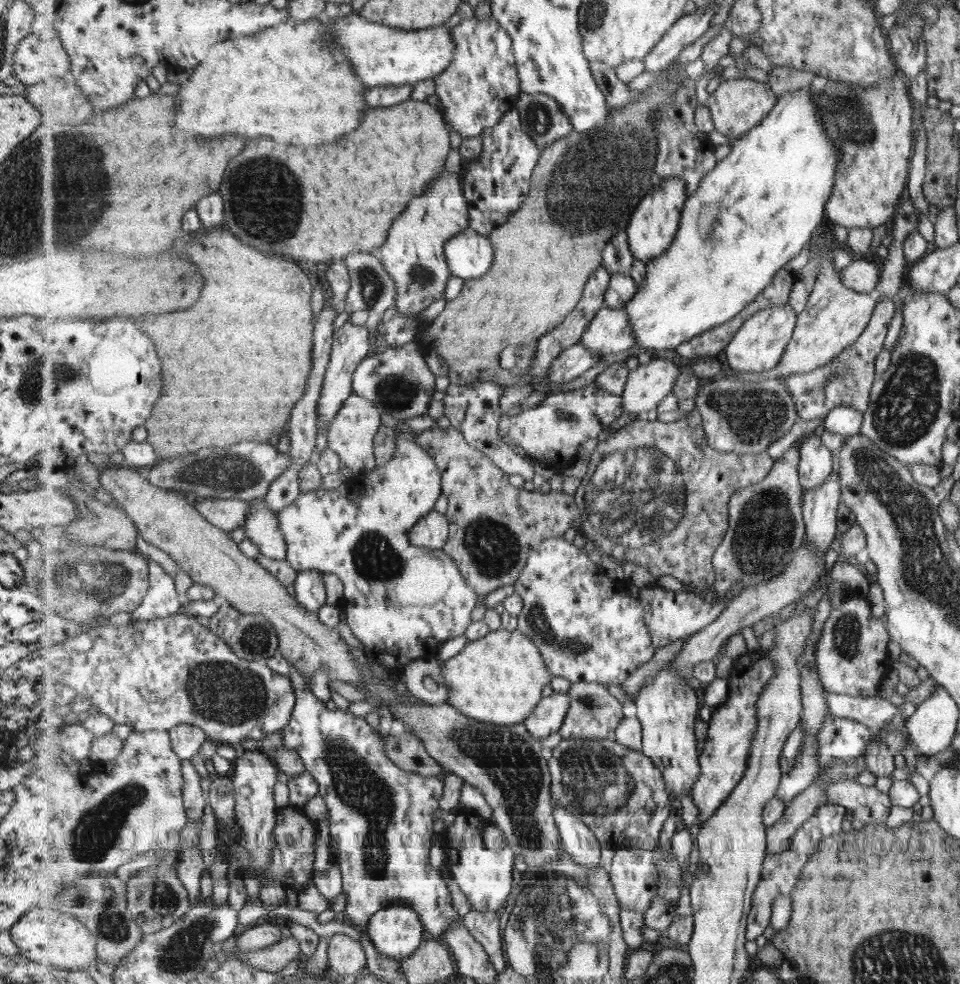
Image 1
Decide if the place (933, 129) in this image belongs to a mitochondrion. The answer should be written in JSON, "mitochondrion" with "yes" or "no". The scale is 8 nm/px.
{"mitochondrion":"no"}

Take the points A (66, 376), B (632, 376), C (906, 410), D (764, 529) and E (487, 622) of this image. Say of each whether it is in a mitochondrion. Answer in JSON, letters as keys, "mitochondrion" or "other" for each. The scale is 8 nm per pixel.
{"A":"mitochondrion","B":"other","C":"mitochondrion","D":"mitochondrion","E":"other"}

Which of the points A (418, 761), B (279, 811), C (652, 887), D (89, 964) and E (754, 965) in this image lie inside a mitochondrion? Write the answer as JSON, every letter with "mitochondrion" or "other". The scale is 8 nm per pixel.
{"A":"other","B":"other","C":"other","D":"other","E":"other"}

